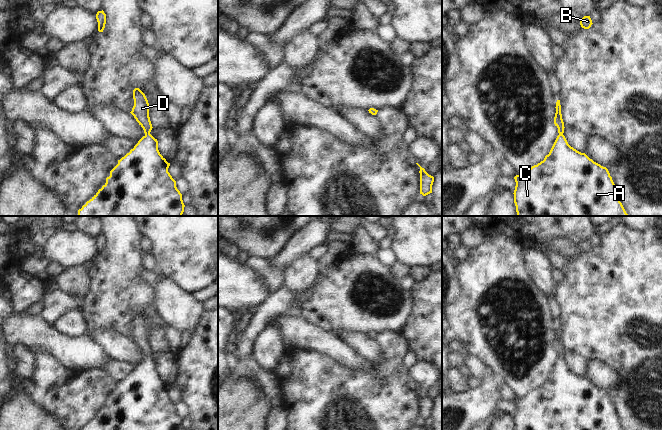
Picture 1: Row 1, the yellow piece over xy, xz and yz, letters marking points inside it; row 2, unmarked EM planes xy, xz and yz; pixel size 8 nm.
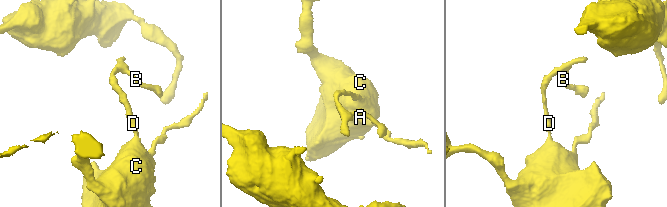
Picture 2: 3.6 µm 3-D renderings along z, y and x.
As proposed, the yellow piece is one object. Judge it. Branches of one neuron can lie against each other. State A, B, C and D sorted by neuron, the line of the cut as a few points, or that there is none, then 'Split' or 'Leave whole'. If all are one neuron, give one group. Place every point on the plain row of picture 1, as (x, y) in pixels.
Groups: A B C D. No split. Leave whole

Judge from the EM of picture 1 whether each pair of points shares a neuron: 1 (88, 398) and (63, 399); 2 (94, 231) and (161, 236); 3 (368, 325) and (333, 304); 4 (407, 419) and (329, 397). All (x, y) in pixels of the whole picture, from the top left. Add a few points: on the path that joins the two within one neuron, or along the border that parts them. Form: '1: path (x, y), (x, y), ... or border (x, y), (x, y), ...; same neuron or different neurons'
1: path (82, 399), (69, 399); same neuron
2: border (102, 226), (103, 234); different neurons
3: path (359, 316), (347, 304), (342, 304); same neuron
4: path (388, 408), (366, 408), (355, 397), (348, 396); same neuron

